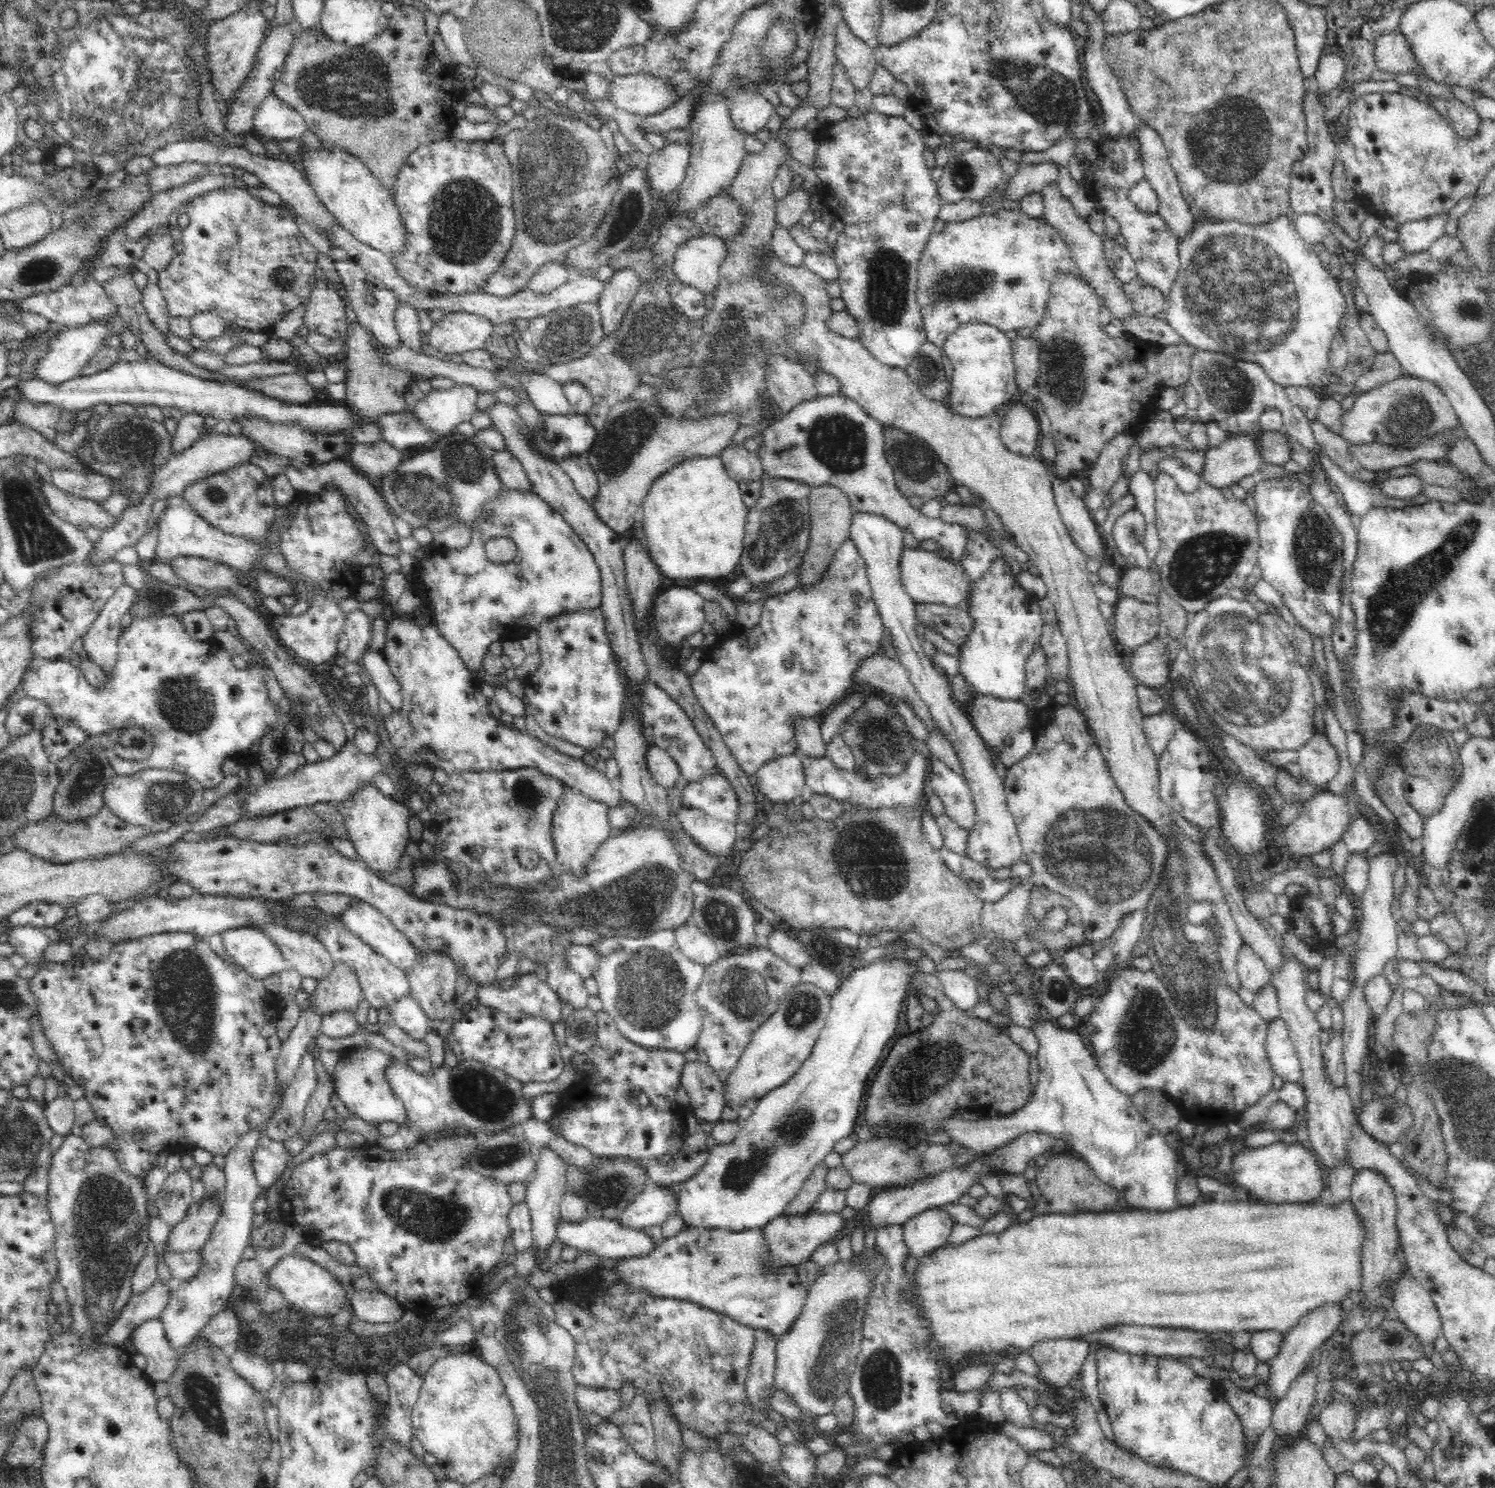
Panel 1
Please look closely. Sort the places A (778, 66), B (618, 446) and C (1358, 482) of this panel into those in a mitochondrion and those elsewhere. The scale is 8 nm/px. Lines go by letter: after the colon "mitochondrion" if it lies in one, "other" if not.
A: mitochondrion
B: mitochondrion
C: other

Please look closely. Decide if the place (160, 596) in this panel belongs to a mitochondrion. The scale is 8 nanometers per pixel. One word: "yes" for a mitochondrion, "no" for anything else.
yes

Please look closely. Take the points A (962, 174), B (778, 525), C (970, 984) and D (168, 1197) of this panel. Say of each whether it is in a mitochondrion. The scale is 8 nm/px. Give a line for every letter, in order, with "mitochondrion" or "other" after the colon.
A: mitochondrion
B: mitochondrion
C: other
D: mitochondrion

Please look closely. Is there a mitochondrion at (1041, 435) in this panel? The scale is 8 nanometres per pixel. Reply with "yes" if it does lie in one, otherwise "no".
no

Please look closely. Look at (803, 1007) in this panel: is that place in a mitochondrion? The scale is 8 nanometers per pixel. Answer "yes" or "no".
yes

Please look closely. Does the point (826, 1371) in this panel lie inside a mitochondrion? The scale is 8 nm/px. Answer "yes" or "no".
yes

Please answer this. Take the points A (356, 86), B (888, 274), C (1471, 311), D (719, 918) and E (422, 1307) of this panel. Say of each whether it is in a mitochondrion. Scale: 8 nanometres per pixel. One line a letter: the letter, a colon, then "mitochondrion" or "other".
A: mitochondrion
B: mitochondrion
C: mitochondrion
D: mitochondrion
E: other

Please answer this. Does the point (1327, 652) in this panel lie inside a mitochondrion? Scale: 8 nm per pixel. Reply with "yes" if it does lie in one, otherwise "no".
no

